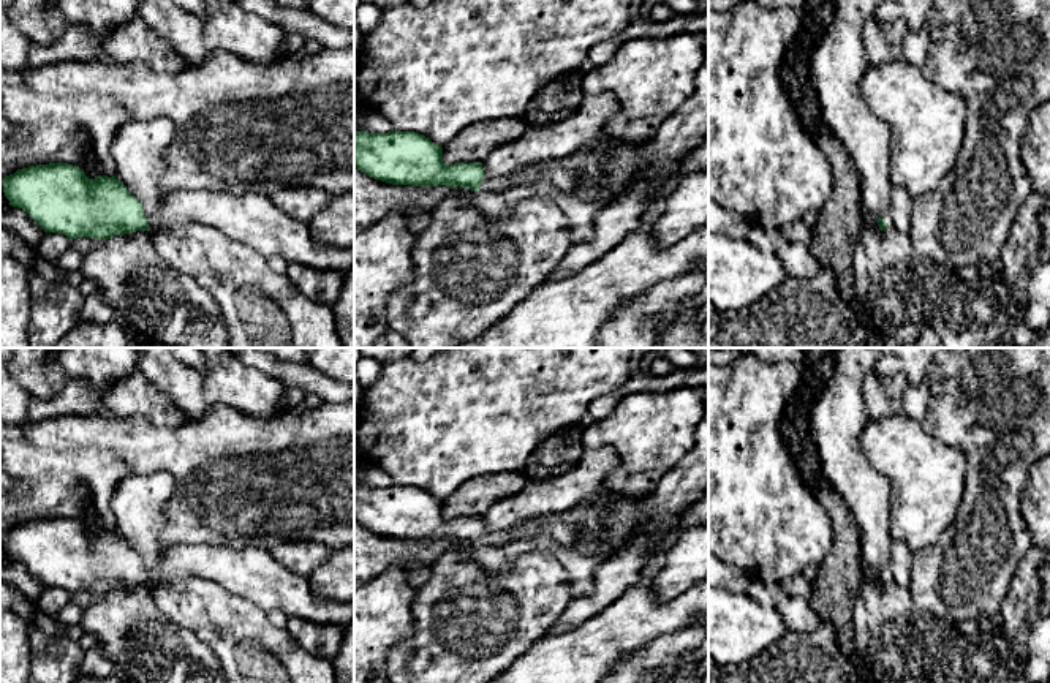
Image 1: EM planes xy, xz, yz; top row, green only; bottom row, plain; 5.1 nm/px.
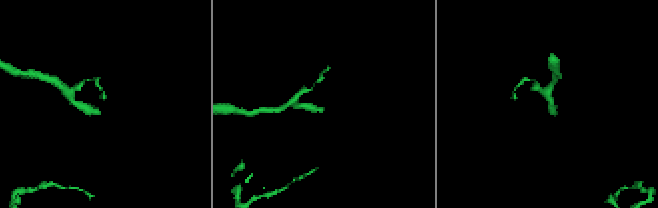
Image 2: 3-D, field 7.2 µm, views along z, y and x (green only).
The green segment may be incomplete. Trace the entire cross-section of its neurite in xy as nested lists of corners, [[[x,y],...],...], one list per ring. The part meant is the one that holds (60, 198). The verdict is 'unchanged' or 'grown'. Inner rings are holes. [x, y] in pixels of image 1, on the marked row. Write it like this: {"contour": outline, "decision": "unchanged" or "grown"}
{"contour": [[[49,163],[36,164],[24,169],[17,169],[3,180],[3,193],[13,207],[19,207],[27,212],[46,232],[59,232],[70,240],[77,237],[109,239],[112,236],[130,234],[136,231],[153,231],[157,226],[163,229],[183,226],[187,223],[198,223],[202,226],[220,231],[225,237],[244,243],[264,259],[275,255],[281,256],[288,262],[304,264],[316,270],[337,270],[345,274],[354,264],[354,248],[340,248],[324,243],[316,243],[312,239],[310,225],[294,220],[280,210],[270,196],[258,193],[231,194],[225,191],[210,190],[171,190],[166,193],[161,209],[157,217],[149,215],[142,204],[127,190],[127,187],[115,177],[100,175],[89,179],[85,172],[68,163]]], "decision": "grown"}

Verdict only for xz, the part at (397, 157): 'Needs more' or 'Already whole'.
Needs more

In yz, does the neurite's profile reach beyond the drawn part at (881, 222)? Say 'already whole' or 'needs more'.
needs more

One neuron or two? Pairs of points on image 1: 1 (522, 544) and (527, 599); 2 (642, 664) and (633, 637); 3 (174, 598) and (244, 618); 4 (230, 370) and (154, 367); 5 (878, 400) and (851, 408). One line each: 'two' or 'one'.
1: two
2: two
3: one
4: one
5: two

